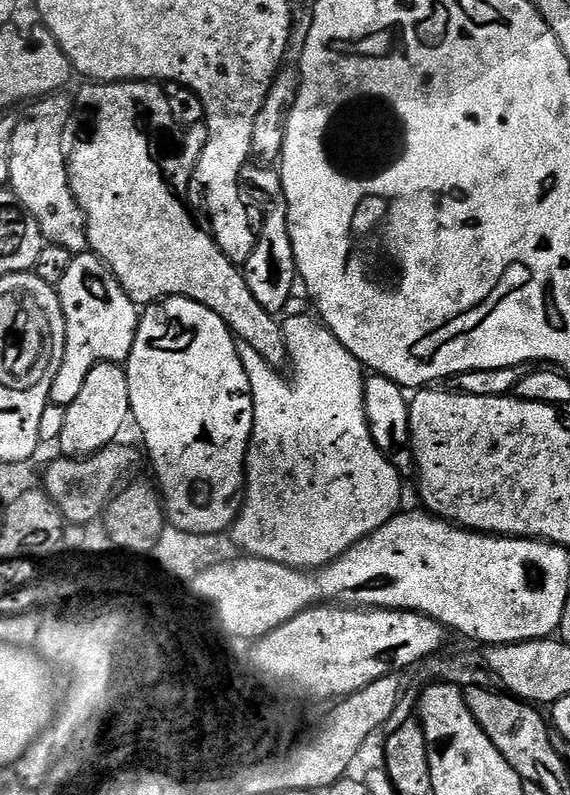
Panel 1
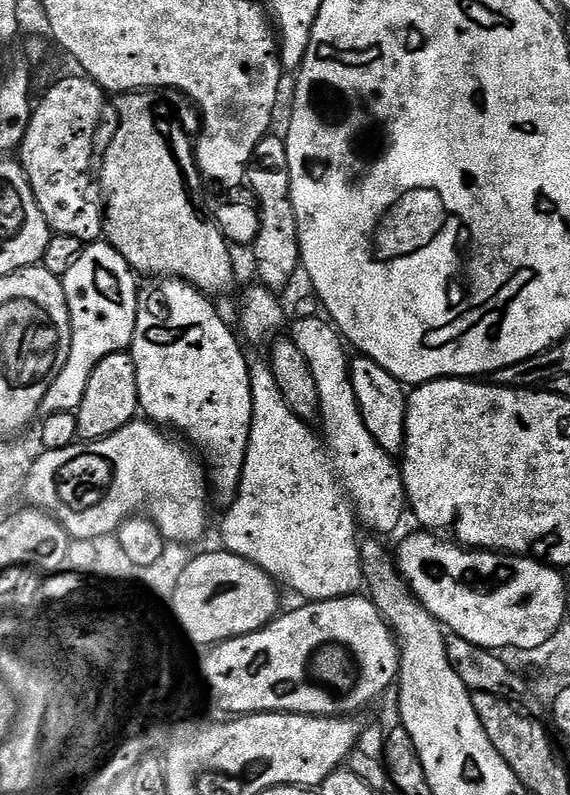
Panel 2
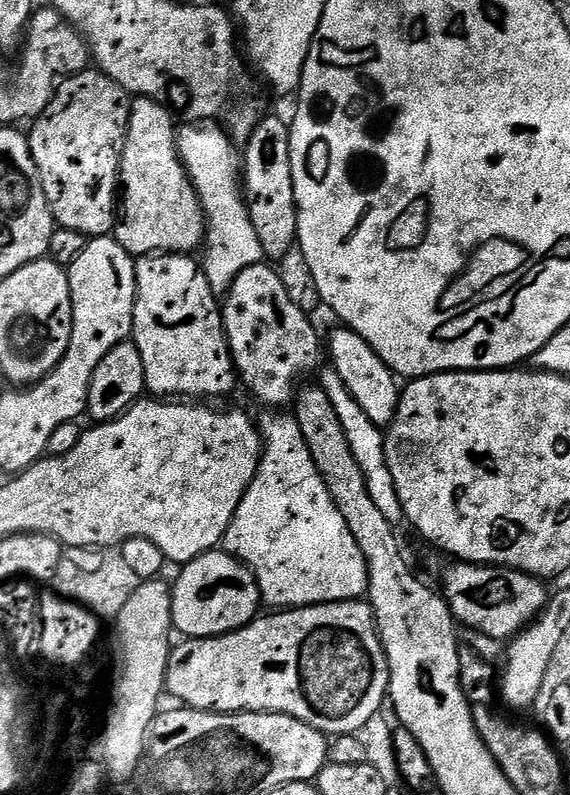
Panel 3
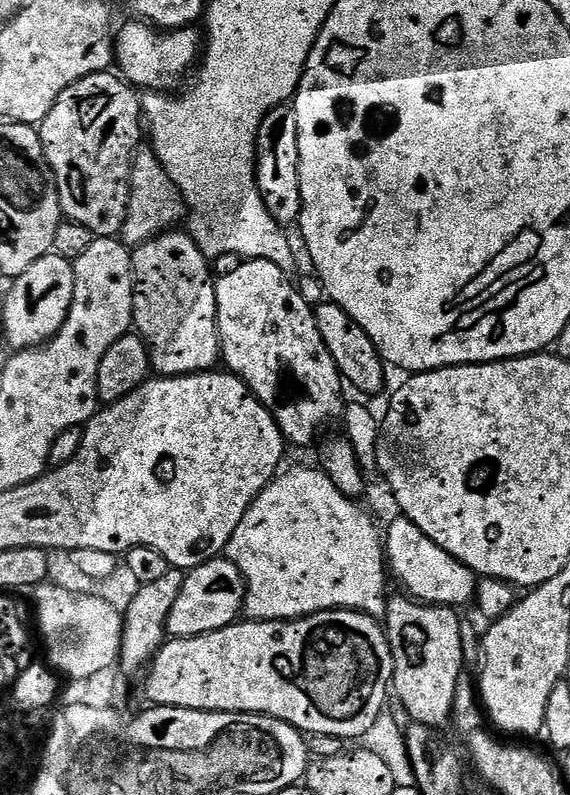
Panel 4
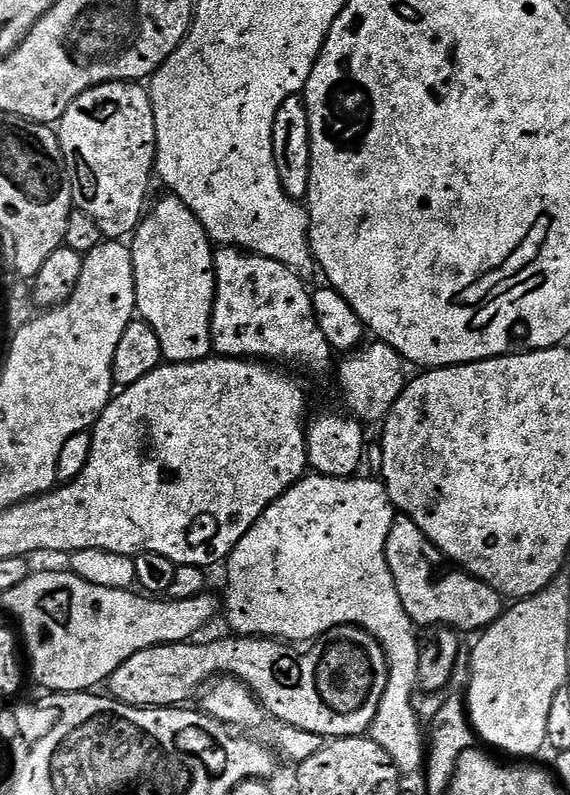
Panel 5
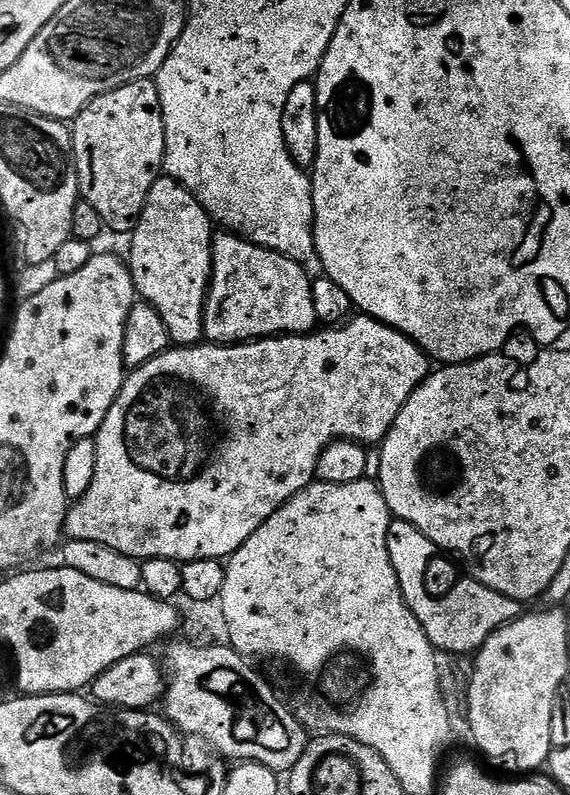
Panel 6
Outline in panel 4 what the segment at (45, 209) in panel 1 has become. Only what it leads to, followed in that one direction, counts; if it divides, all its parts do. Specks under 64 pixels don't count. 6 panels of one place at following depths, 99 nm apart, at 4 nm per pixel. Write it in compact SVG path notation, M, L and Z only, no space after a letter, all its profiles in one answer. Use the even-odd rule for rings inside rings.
M112 70L90 74L74 82L74 86L62 90L50 114L46 114L46 118L38 125L44 157L48 159L48 167L52 170L52 178L60 195L61 213L67 219L86 226L86 230L98 238L116 238L123 233L128 217L128 199L132 193L132 158L141 147L140 128L142 132L137 89Z

